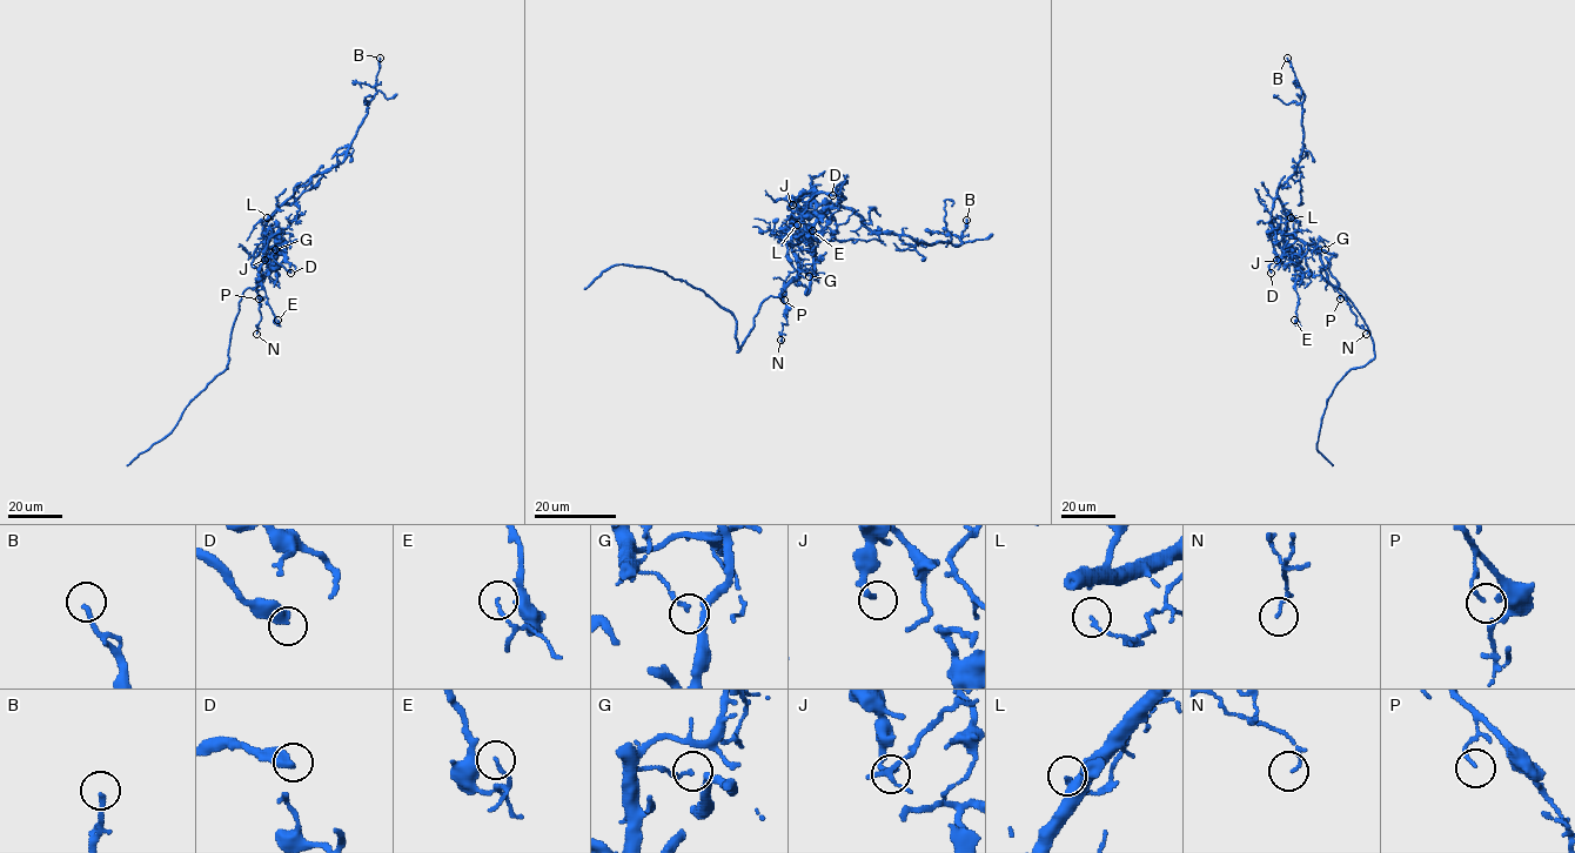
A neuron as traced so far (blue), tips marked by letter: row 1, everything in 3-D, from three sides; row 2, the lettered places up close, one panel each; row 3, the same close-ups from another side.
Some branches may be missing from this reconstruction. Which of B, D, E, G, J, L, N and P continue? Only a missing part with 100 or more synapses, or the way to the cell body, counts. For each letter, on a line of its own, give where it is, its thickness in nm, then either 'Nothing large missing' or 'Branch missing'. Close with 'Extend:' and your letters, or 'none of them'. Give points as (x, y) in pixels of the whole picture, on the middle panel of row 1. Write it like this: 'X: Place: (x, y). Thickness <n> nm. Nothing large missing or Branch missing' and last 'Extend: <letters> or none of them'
B: Place: (966, 220). Thickness 170 nm. Nothing large missing
D: Place: (832, 195). Thickness 480 nm. Nothing large missing
E: Place: (812, 230). Thickness 120 nm. Nothing large missing
G: Place: (809, 276). Thickness 100 nm. Nothing large missing
J: Place: (792, 205). Thickness 200 nm. Nothing large missing
L: Place: (797, 224). Thickness 130 nm. Nothing large missing
N: Place: (781, 340). Thickness 100 nm. Nothing large missing
P: Place: (784, 300). Thickness 100 nm. Nothing large missing
Extend: none of them

